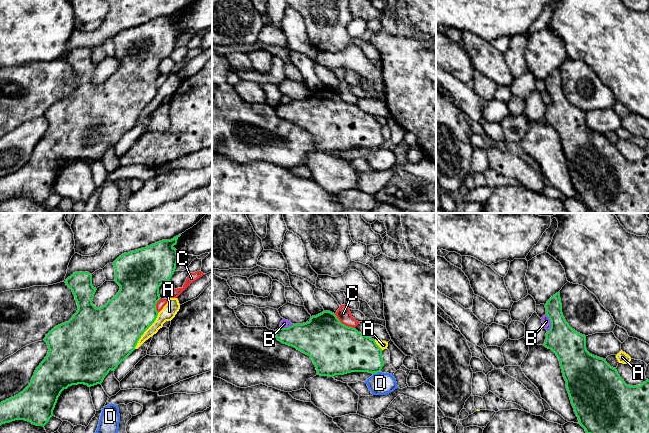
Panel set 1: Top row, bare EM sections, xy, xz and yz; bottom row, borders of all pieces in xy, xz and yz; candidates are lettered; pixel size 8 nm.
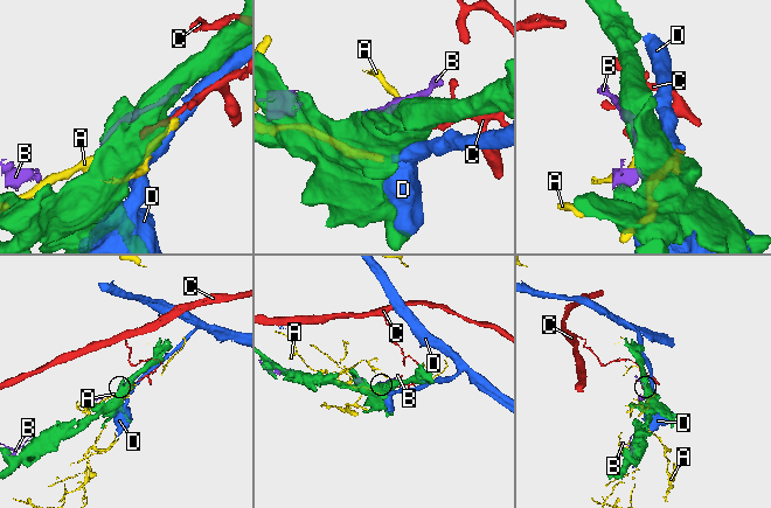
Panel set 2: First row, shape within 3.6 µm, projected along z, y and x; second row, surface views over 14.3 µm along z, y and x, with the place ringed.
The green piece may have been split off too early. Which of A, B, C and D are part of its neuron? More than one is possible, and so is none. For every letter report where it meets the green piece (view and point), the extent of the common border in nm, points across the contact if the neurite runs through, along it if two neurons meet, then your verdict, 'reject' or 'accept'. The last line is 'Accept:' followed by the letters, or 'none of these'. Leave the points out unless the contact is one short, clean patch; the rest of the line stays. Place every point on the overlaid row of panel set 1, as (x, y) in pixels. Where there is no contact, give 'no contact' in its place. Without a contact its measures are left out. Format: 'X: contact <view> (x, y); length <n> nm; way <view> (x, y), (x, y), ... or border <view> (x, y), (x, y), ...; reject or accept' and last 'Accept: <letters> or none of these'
A: contact xy (146, 329); length 360 nm; reject
B: contact yz (551, 323); length 140 nm; reject
C: contact xz (343, 324); length 200 nm; reject
D: contact xz (376, 372); length 60 nm; reject
Accept: none of these

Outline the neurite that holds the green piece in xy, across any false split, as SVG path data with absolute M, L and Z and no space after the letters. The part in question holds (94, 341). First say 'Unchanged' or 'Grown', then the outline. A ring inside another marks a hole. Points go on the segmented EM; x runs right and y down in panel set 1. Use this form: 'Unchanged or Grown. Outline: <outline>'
Unchanged. Outline: M179 234L178 236L174 237L171 240L162 240L155 244L152 244L150 246L147 246L145 248L141 248L135 251L130 251L128 253L124 253L121 256L119 256L114 262L114 268L115 268L115 279L114 281L120 286L120 290L117 293L115 297L113 297L111 300L109 300L104 306L100 308L96 308L93 304L93 298L94 294L96 292L96 288L92 285L92 274L88 272L75 272L70 277L68 277L65 281L68 288L70 288L75 296L75 300L78 305L77 312L73 315L73 317L65 323L62 323L56 327L54 327L44 338L44 341L48 345L48 354L45 357L45 359L40 363L40 365L36 368L34 375L32 377L31 382L29 385L18 395L11 397L9 399L6 399L5 401L2 401L0 403L0 426L5 423L10 423L15 420L25 420L28 422L31 422L32 424L36 426L45 426L50 418L53 416L53 410L55 408L55 405L57 403L58 397L60 396L61 392L64 389L67 389L69 386L72 385L78 385L78 384L84 384L88 387L101 384L105 378L105 376L109 373L110 370L115 371L115 369L118 367L118 365L124 361L134 350L135 347L141 338L141 336L144 334L144 332L155 322L158 311L156 310L156 304L160 300L159 295L159 287L162 283L167 282L171 279L172 275L175 272L177 261L179 260L179 256L177 254L177 250L173 247L177 244L178 238L181 236Z

